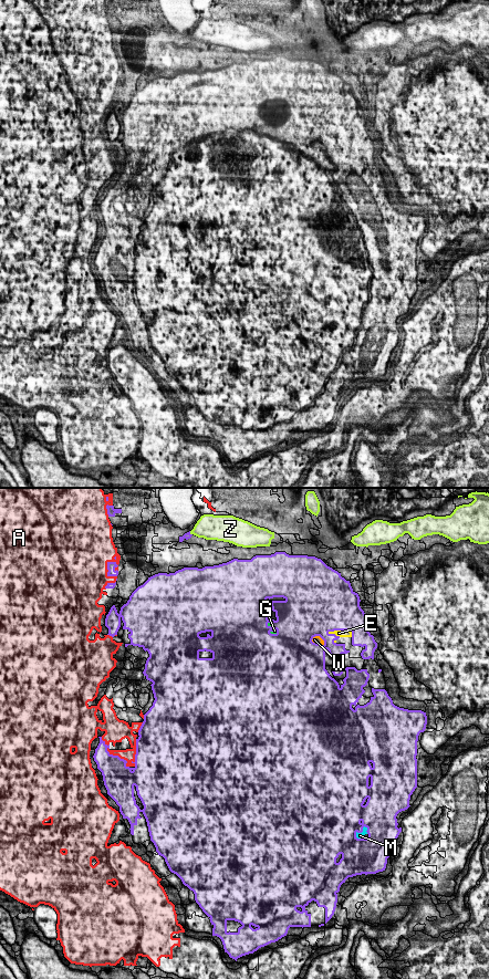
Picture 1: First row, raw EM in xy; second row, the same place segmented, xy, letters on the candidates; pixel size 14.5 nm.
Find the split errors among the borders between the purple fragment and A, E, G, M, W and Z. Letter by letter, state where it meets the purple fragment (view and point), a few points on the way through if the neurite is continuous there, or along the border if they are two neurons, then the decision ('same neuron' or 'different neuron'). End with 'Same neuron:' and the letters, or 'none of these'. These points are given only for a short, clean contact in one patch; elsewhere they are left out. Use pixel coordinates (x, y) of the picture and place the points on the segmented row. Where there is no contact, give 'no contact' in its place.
A: xy (108, 575) | different neuron
E: xy (342, 629) | same neuron
G: xy (272, 629) | across xy (256, 634), (268, 634), (272, 629), (274, 631) | same neuron
M: xy (362, 831) | same neuron
W: xy (318, 644) | same neuron
Z: xy (189, 533) | different neuron
Same neuron: E, G, M, W

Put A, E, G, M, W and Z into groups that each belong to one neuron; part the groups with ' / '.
A / E G M W / Z

